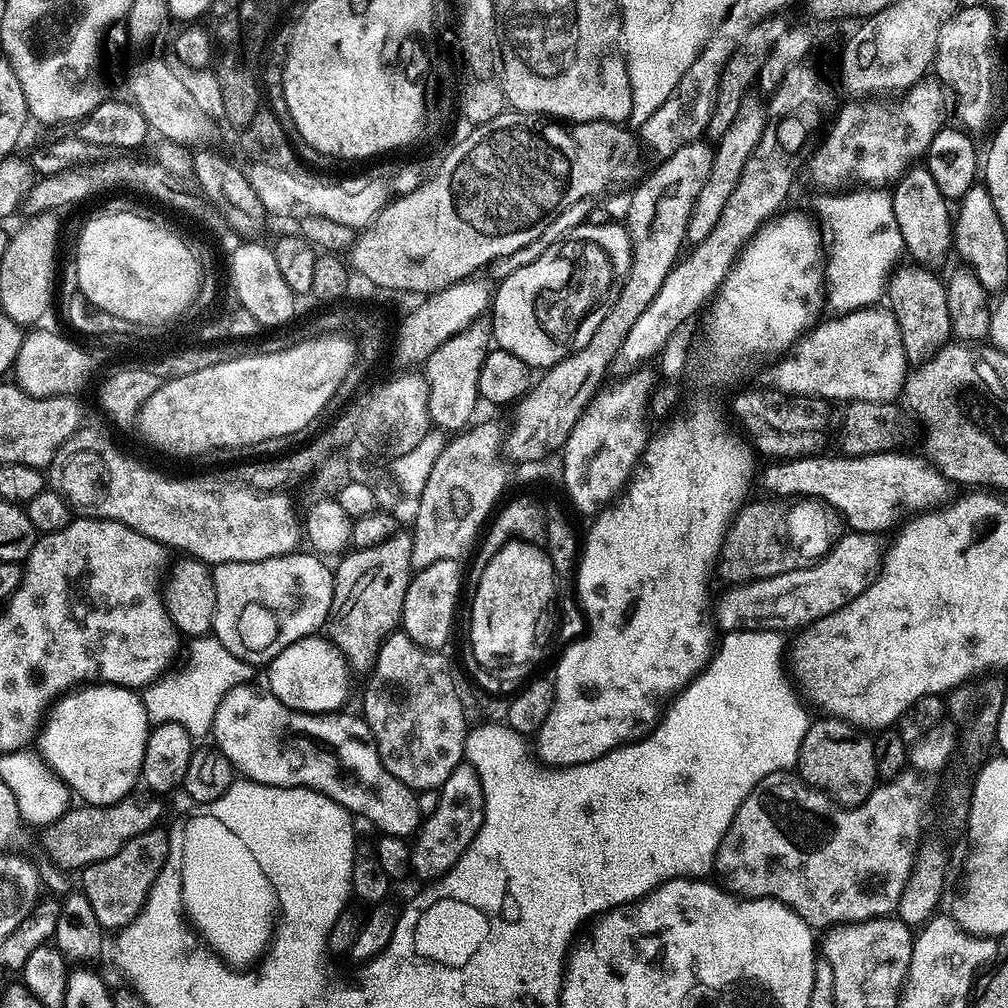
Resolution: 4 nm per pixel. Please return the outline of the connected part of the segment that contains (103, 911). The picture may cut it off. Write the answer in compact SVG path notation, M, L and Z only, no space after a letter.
M153 830L126 842L126 846L122 846L122 850L114 854L114 858L94 862L79 873L79 887L90 902L94 918L98 918L101 928L121 930L131 924L136 915L144 909L144 903L148 901L150 890L163 870L167 857L167 835L163 831L160 833L160 830Z

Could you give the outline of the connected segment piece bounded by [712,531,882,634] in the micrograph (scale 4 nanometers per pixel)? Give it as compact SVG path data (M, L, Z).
M849 531L841 535L821 560L807 568L795 568L786 574L737 583L740 585L726 589L712 608L717 626L721 628L721 633L727 634L737 631L741 625L748 630L785 630L813 625L858 598L862 590L872 585L880 572L882 559L882 548L876 545L876 540L875 535Z

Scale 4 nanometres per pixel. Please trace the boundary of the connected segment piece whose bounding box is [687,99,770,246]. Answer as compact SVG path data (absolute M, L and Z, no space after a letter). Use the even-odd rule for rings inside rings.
M745 99L741 103L734 122L730 122L730 126L718 138L718 143L715 145L714 166L710 166L710 178L706 178L706 186L702 186L702 190L694 202L694 210L690 214L687 238L689 245L697 246L702 243L717 225L718 218L721 217L722 210L725 209L726 202L730 199L730 194L734 192L734 188L742 176L747 159L758 146L764 128L770 123L769 117L766 115L765 105L759 104L756 100L747 100Z

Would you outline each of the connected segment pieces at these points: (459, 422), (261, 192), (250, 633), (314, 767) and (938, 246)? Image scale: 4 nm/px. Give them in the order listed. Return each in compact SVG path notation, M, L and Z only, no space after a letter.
M480 327L464 328L454 334L454 338L438 346L438 350L434 350L422 365L422 375L428 382L428 413L433 425L448 434L456 434L469 427L471 416L476 412L480 395L478 374L490 351L489 329Z
M251 161L244 168L246 182L250 182L250 190L258 194L258 202L262 202L265 213L280 220L298 222L302 218L331 218L333 222L342 222L342 226L350 226L354 230L365 228L384 209L390 199L390 193L380 180L371 180L368 176L352 176L349 180L319 180L316 176L299 176L291 172L291 167L266 166L266 162Z
M297 550L286 556L266 558L258 562L226 562L212 568L217 602L214 603L211 631L230 654L236 655L248 664L264 666L269 660L282 654L286 646L319 633L325 627L328 611L332 608L334 572L331 567L327 568L320 561L323 559L319 555L304 551Z
M242 684L237 688L230 690L225 697L222 698L221 704L218 706L217 714L214 716L213 726L210 733L215 747L220 749L220 752L230 763L233 769L243 779L253 780L256 784L265 784L266 786L282 786L283 788L309 788L315 792L322 793L326 798L330 798L334 802L338 802L344 807L347 812L352 813L353 817L364 820L369 820L374 827L377 828L377 833L385 836L399 836L401 838L408 838L419 829L422 823L422 817L418 810L418 802L416 801L417 793L411 788L407 788L402 782L398 780L386 766L383 765L379 758L378 746L375 744L374 734L371 733L370 726L364 720L363 715L348 712L349 710L341 710L338 712L323 712L321 714L313 714L310 712L296 712L293 708L287 708L282 702L278 702L278 698L269 694L267 691L255 692L253 685Z
M912 166L895 182L891 189L894 218L898 218L898 226L902 230L902 242L905 253L917 265L936 266L947 252L953 251L952 226L953 213L950 211L949 201L945 200L942 190L938 190L937 183L930 176L926 166Z

